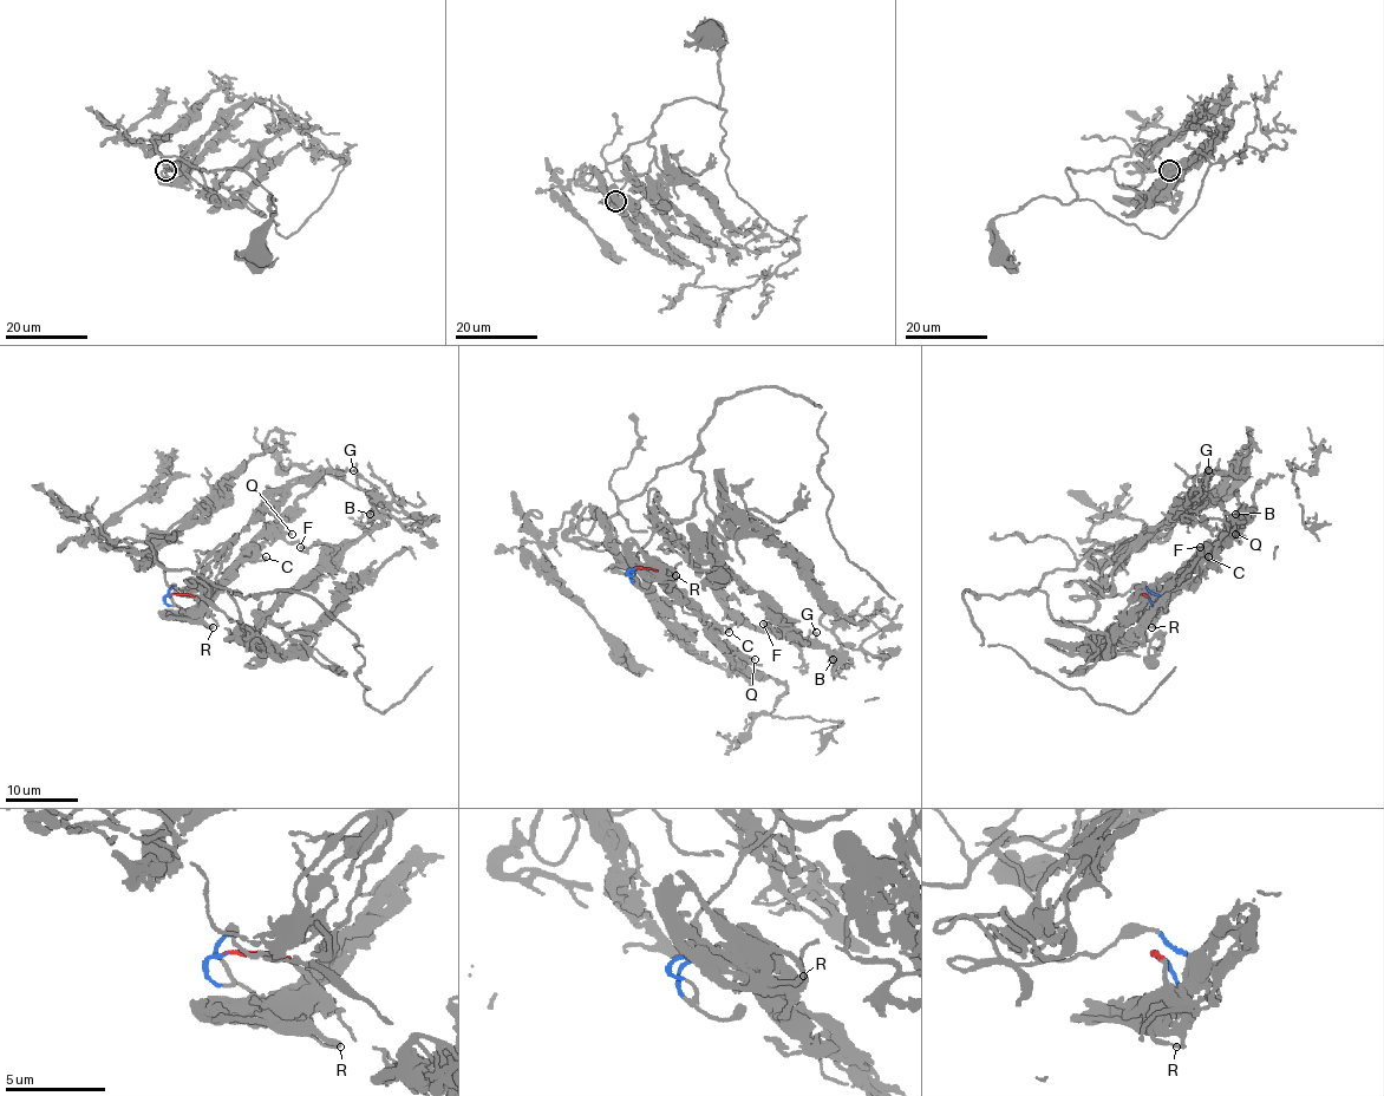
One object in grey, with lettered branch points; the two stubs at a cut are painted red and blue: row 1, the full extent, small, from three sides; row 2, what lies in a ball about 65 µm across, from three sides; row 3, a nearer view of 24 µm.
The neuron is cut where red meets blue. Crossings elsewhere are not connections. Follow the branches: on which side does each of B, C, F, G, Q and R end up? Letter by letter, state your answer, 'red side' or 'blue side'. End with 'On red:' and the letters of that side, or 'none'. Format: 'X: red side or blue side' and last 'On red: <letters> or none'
B: blue side
C: red side
F: blue side
G: blue side
Q: red side
R: red side
On red: C, Q, R

